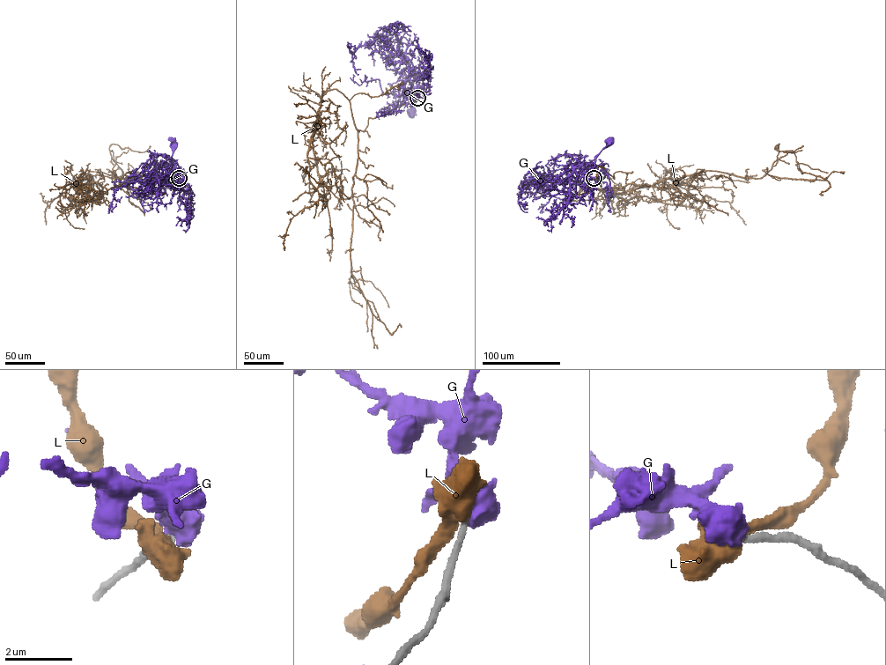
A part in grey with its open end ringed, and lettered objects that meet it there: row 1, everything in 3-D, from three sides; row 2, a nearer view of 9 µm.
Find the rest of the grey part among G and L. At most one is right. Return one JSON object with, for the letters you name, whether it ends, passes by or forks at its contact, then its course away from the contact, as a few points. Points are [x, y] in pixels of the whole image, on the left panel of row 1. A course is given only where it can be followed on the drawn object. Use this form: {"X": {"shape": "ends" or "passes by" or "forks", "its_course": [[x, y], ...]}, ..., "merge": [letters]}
{"merge": []}

